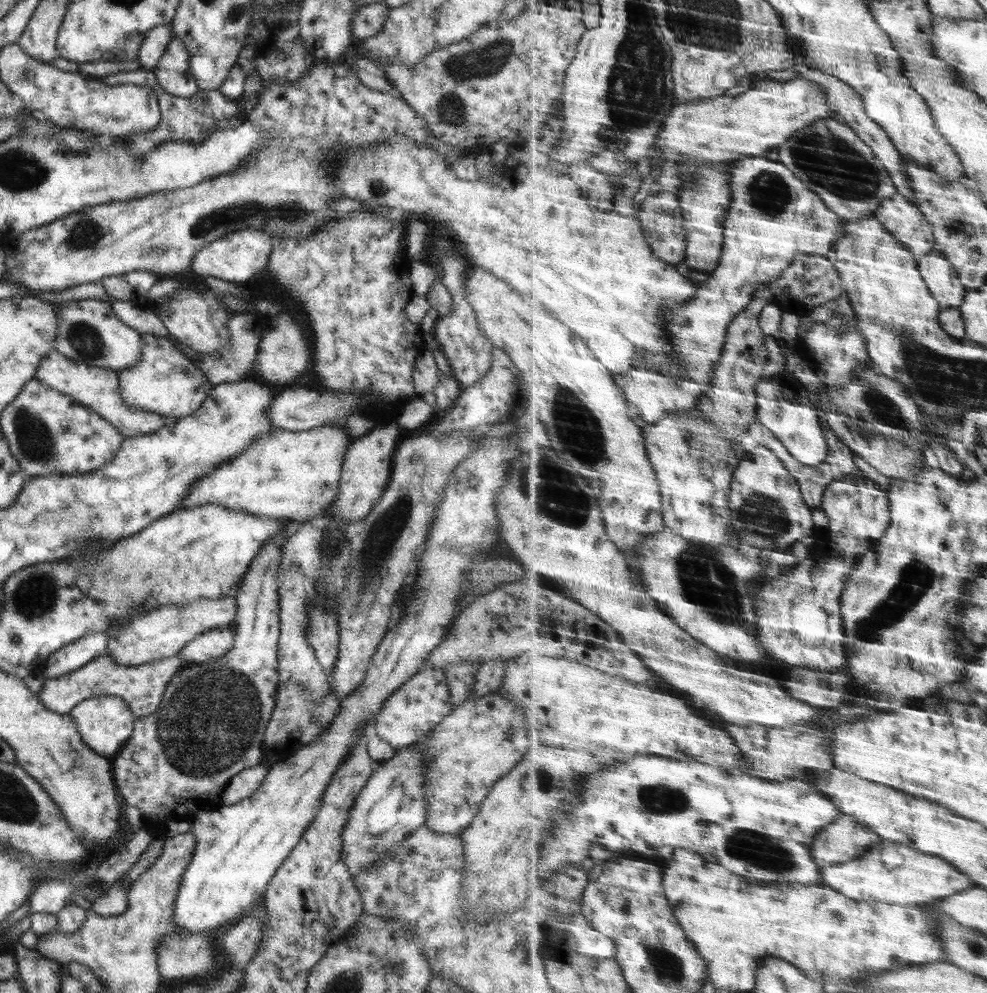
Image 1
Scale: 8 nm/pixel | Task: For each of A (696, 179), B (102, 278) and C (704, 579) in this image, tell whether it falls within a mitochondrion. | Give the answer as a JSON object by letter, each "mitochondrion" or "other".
{"A":"mitochondrion","B":"other","C":"mitochondrion"}

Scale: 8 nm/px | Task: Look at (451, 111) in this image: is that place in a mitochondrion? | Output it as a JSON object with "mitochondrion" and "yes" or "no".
{"mitochondrion":"yes"}

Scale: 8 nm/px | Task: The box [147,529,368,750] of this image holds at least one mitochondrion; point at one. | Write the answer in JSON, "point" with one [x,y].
{"point":[314,717]}

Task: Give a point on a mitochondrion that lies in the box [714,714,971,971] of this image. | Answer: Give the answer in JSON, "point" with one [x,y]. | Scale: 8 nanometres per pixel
{"point":[764,852]}

